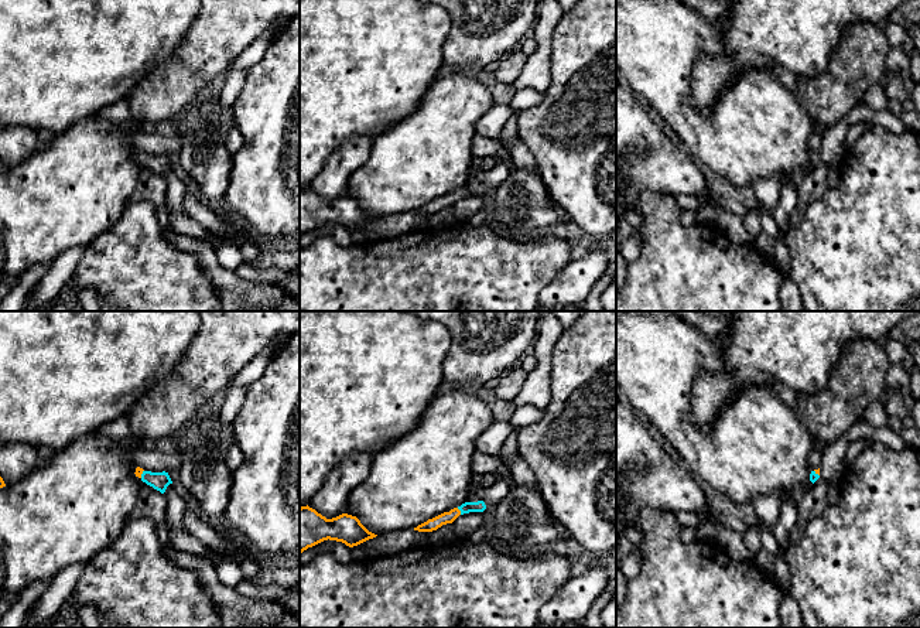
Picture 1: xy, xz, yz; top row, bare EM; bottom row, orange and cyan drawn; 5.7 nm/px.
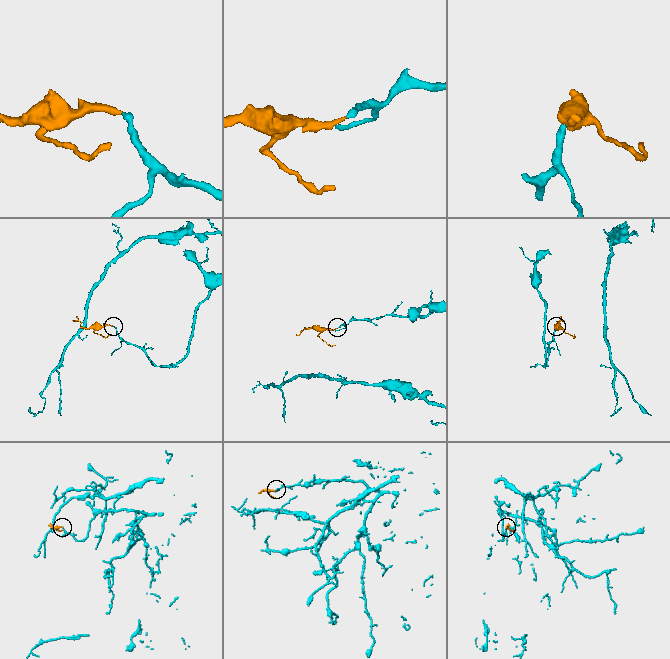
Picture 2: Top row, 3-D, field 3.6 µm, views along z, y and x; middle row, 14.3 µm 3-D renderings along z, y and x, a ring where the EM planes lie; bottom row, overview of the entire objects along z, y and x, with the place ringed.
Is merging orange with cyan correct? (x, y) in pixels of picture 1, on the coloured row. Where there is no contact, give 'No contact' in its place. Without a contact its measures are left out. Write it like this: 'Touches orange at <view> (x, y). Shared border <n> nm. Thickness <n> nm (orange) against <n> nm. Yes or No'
Touches orange at xz (460, 511). Shared border 50 nm. Thickness 70 nm (orange) against 60 nm. Yes

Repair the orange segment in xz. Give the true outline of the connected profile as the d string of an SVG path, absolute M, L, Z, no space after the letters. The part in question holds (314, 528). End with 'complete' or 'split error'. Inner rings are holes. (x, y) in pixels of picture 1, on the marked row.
M308 505L300 508L300 556L308 547L328 539L353 547L376 536L356 516L342 513L326 519Z | complete

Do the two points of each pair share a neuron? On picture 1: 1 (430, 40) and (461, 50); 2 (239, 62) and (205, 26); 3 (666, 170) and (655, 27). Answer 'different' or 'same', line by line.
1: different
2: different
3: different

